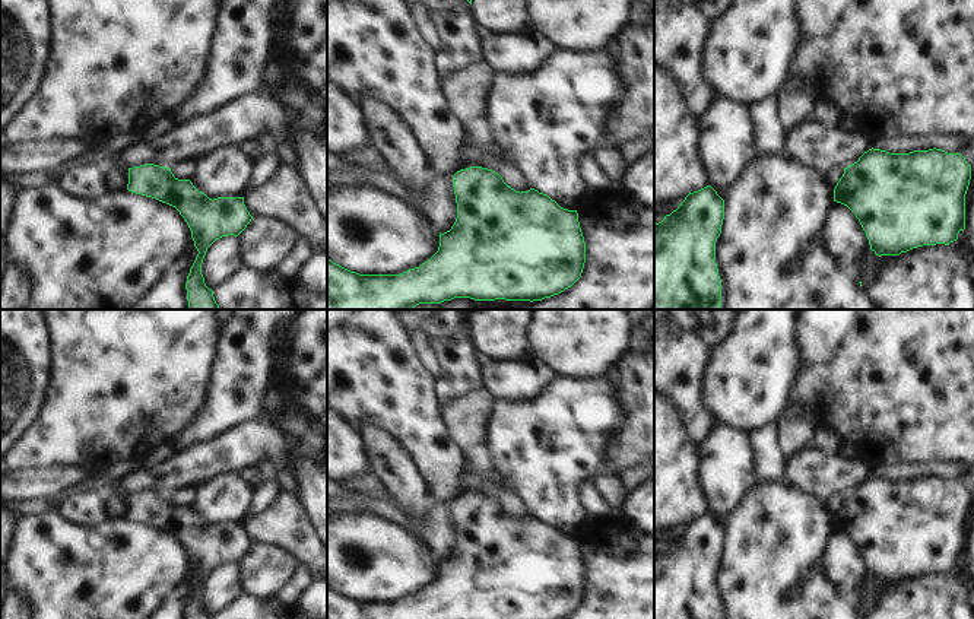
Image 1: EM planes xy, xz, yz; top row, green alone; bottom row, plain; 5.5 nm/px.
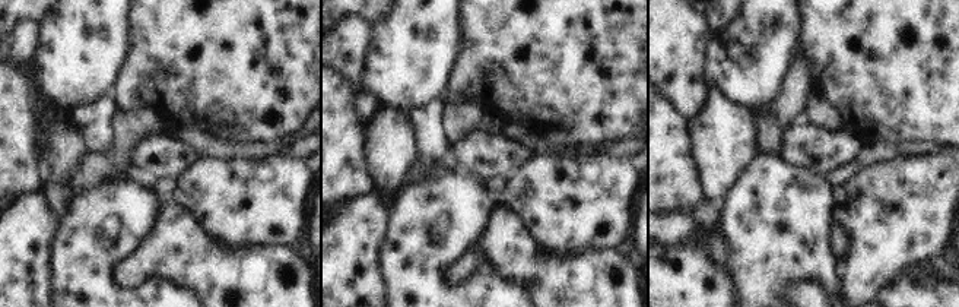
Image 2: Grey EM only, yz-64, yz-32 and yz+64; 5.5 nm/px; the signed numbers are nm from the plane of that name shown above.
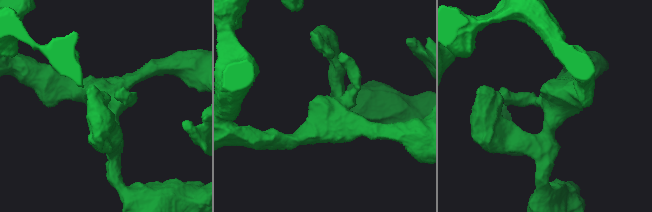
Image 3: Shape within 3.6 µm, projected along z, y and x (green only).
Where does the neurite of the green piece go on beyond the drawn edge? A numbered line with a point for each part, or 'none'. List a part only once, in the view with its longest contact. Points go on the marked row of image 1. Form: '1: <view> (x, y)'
none

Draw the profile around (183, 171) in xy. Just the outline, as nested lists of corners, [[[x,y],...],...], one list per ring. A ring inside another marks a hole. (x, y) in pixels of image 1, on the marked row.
[[[188,161],[171,168],[171,172],[178,180],[190,180],[196,171],[197,161]]]

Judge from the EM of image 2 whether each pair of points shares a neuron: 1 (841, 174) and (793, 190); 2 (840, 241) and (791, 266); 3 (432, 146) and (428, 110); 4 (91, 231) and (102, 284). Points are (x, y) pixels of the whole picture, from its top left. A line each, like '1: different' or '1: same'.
1: different
2: different
3: same
4: same

